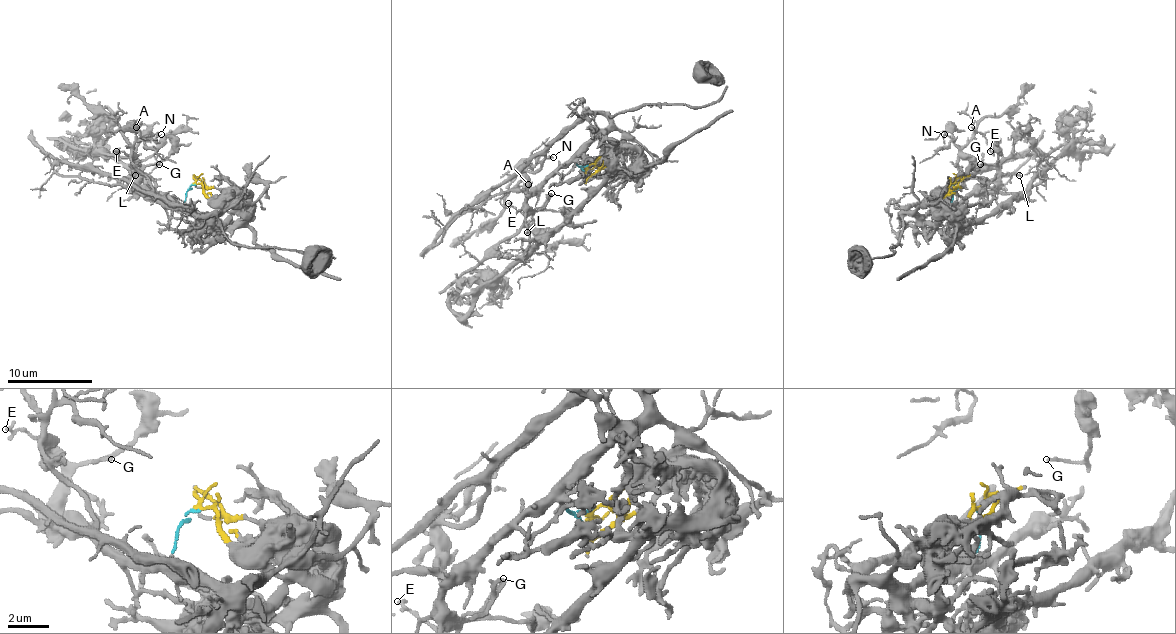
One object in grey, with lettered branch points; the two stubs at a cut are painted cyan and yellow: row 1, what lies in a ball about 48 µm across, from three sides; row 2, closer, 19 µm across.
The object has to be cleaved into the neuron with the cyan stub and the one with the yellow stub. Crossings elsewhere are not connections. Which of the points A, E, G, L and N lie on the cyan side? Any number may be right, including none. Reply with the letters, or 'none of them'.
A, E, G, L, N

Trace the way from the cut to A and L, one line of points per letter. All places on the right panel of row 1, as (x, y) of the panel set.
A: (952, 184), (948, 207), (935, 207), (914, 222), (902, 218), (956, 176), (961, 148), (971, 127)
L: (952, 184), (950, 205), (959, 205), (980, 188), (994, 186), (1003, 174), (1020, 176)

